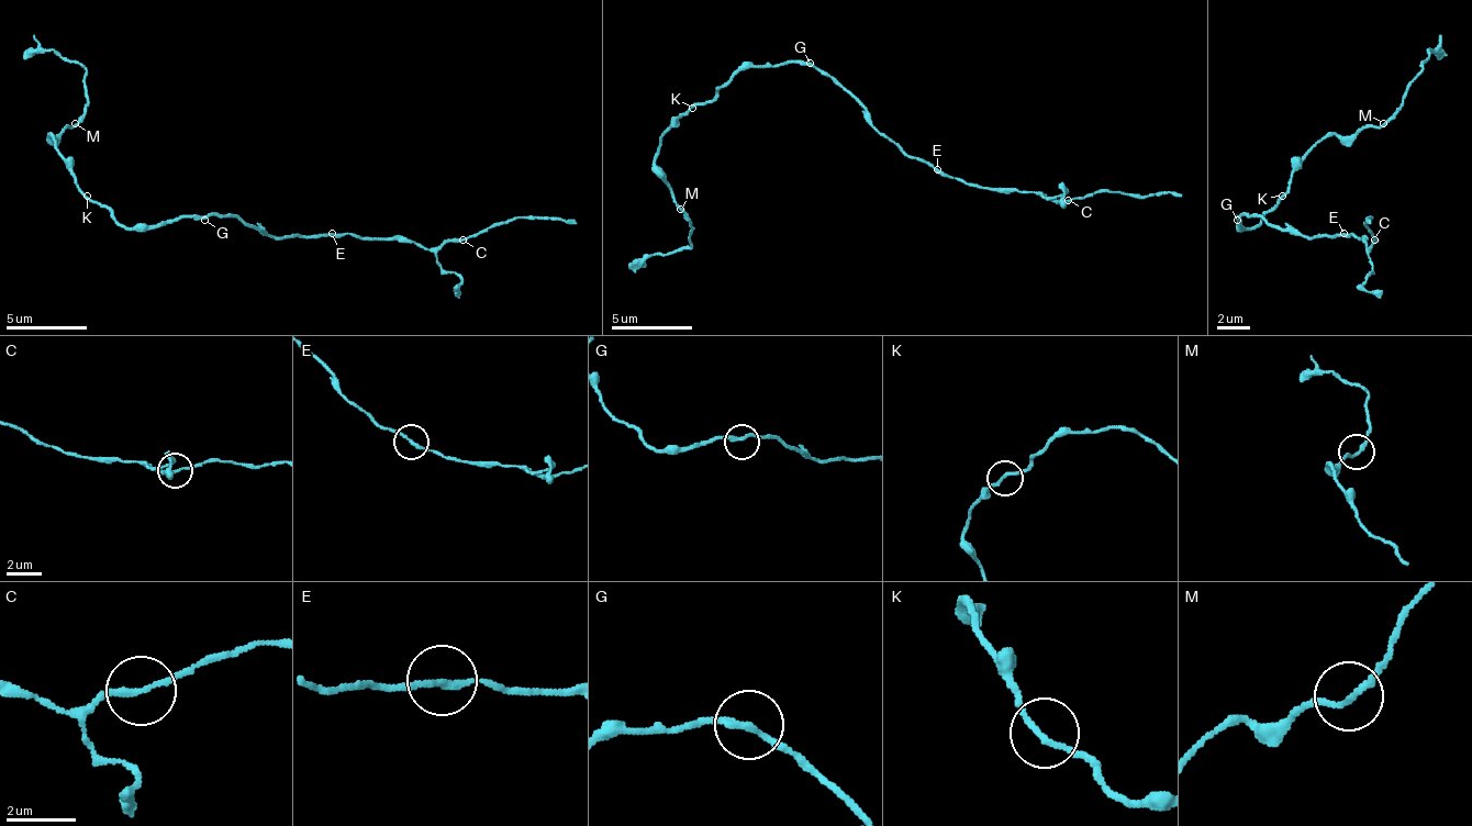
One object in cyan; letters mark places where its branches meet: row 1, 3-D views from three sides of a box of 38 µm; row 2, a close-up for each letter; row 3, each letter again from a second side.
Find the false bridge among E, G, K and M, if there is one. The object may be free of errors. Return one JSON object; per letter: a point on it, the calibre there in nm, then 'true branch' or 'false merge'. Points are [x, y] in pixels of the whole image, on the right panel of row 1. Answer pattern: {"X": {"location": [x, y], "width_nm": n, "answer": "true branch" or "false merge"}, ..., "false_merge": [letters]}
{"E": {"location": [1344, 233], "width_nm": 180, "answer": "true branch"}, "G": {"location": [1237, 220], "width_nm": 190, "answer": "true branch"}, "K": {"location": [1282, 196], "width_nm": 170, "answer": "true branch"}, "M": {"location": [1383, 123], "width_nm": 180, "answer": "true branch"}, "false_merge": []}

